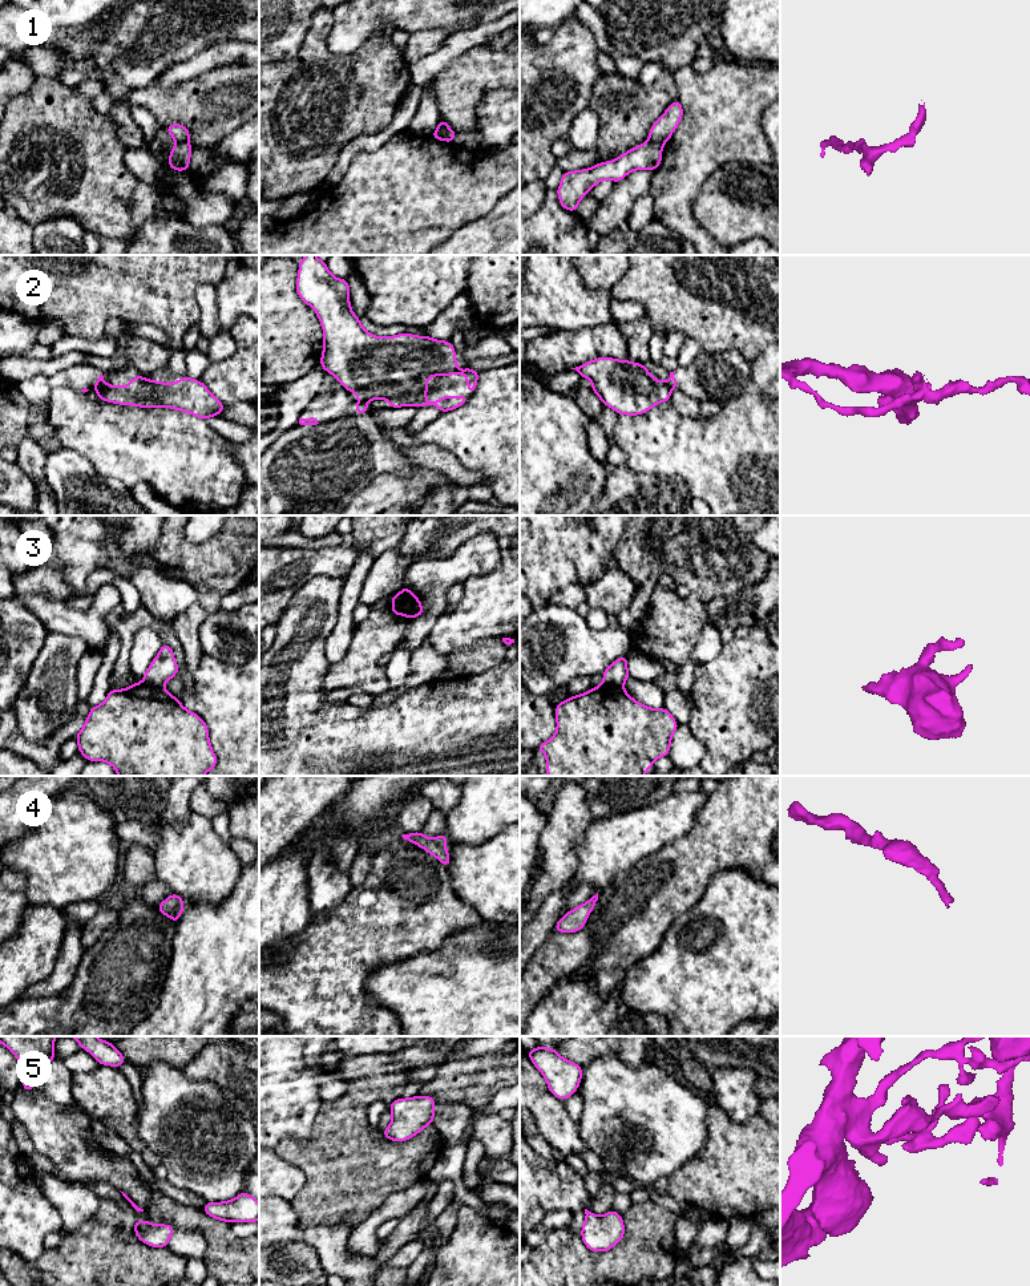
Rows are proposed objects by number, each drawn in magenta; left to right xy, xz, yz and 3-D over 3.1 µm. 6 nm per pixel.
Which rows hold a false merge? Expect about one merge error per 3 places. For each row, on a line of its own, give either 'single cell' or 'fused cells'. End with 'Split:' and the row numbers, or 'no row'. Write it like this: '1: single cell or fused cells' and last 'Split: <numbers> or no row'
1: fused cells
2: fused cells
3: fused cells
4: single cell
5: single cell
Split: 1, 2, 3

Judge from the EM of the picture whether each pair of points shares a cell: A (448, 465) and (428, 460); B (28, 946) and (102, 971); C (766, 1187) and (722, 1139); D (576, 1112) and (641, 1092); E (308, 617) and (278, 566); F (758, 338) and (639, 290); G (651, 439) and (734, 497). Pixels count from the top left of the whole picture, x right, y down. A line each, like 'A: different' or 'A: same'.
A: same
B: different
C: same
D: different
E: different
F: same
G: same

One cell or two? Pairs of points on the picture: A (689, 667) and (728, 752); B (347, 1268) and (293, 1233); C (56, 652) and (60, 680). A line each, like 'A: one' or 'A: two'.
A: two
B: one
C: one

